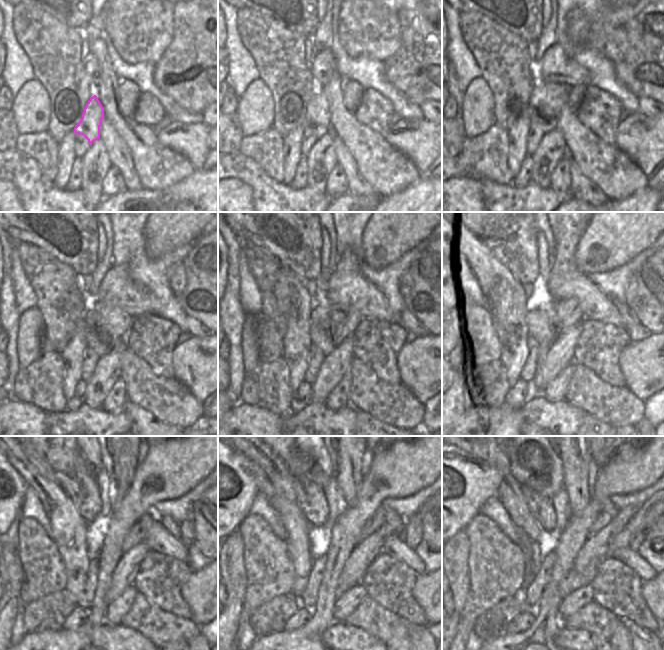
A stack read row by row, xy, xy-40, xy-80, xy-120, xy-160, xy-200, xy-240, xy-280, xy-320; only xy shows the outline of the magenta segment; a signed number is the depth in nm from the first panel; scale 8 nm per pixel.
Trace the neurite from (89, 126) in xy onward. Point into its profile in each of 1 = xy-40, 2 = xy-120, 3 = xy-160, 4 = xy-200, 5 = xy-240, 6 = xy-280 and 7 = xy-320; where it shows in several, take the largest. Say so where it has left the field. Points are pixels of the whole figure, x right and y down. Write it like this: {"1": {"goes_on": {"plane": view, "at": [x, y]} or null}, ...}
{"1": {"goes_on": {"plane": "xy-40", "at": [317, 120]}}, "2": {"goes_on": {"plane": "xy-120", "at": [105, 327]}}, "3": {"goes_on": {"plane": "xy-160", "at": [330, 324]}}, "4": {"goes_on": {"plane": "xy-200", "at": [544, 325]}}, "5": {"goes_on": {"plane": "xy-240", "at": [137, 534]}}, "6": {"goes_on": {"plane": "xy-280", "at": [378, 519]}}, "7": {"goes_on": {"plane": "xy-320", "at": [604, 517]}}}

